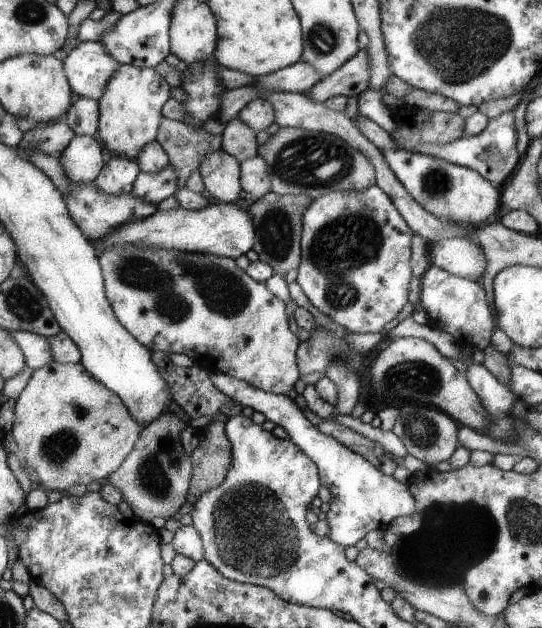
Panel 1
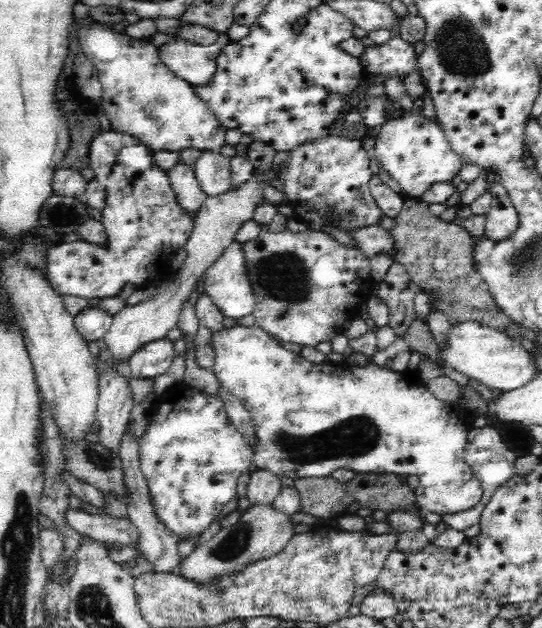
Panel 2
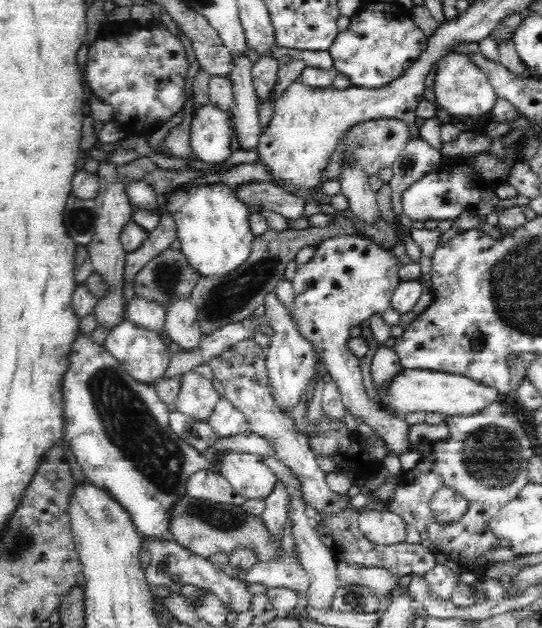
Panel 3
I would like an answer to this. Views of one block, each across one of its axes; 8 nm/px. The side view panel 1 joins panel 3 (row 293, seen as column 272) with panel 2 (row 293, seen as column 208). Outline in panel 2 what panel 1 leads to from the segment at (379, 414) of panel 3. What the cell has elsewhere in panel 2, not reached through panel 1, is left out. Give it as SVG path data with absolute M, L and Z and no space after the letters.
M307 229L304 234L290 234L290 231L282 231L280 234L276 232L262 232L254 241L249 241L246 244L241 244L240 249L244 252L245 263L248 264L248 279L252 284L254 295L256 296L256 306L253 310L253 315L256 317L256 325L262 328L268 335L278 336L280 340L292 344L300 344L300 346L316 346L321 342L330 342L338 335L344 332L344 322L352 318L358 311L360 303L359 296L361 292L368 292L370 294L377 288L377 282L371 278L371 258L364 254L361 248L355 246L347 246L338 243L332 239L327 233L322 234L322 231Z

